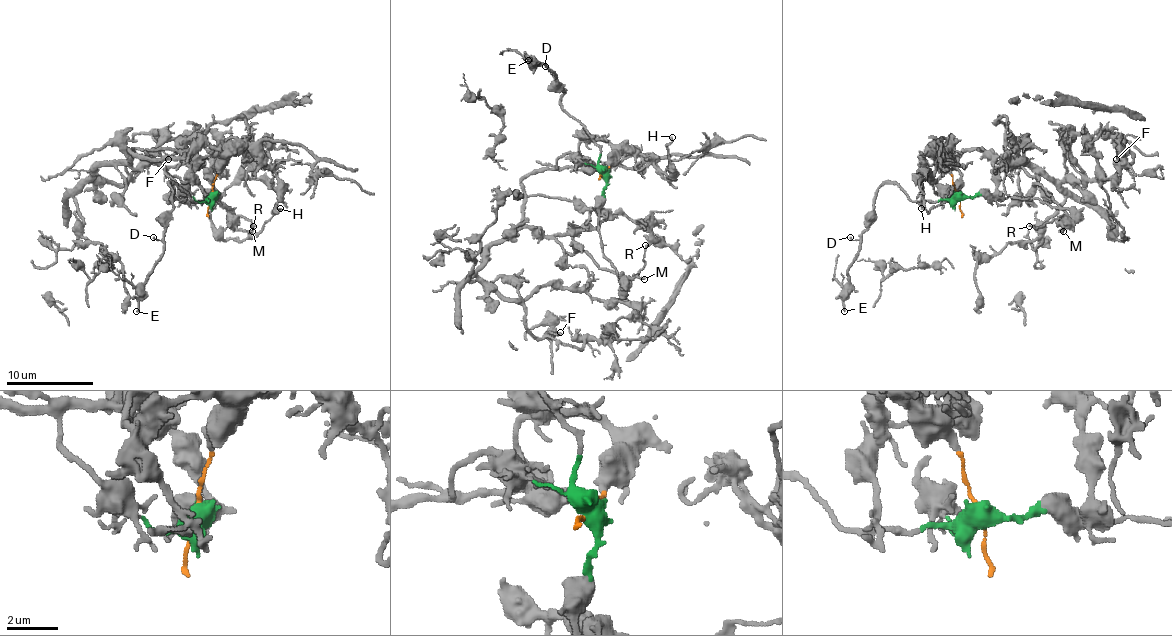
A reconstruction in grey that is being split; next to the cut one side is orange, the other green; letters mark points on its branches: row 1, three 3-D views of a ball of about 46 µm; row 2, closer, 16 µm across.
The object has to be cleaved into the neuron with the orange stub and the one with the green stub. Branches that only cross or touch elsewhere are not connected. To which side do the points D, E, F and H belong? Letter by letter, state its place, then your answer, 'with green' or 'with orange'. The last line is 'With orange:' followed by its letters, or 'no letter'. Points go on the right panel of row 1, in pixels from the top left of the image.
D: (850, 237) | with green
E: (844, 311) | with green
F: (1116, 159) | with orange
H: (921, 208) | with orange
With orange: F, H

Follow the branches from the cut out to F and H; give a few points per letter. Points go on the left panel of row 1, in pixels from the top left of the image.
F: (210, 195), (219, 151), (132, 149), (129, 162), (103, 162), (83, 179), (127, 184), (158, 151), (169, 160)
H: (210, 195), (217, 166), (223, 158), (230, 151), (252, 151), (276, 175), (276, 206), (280, 208)

